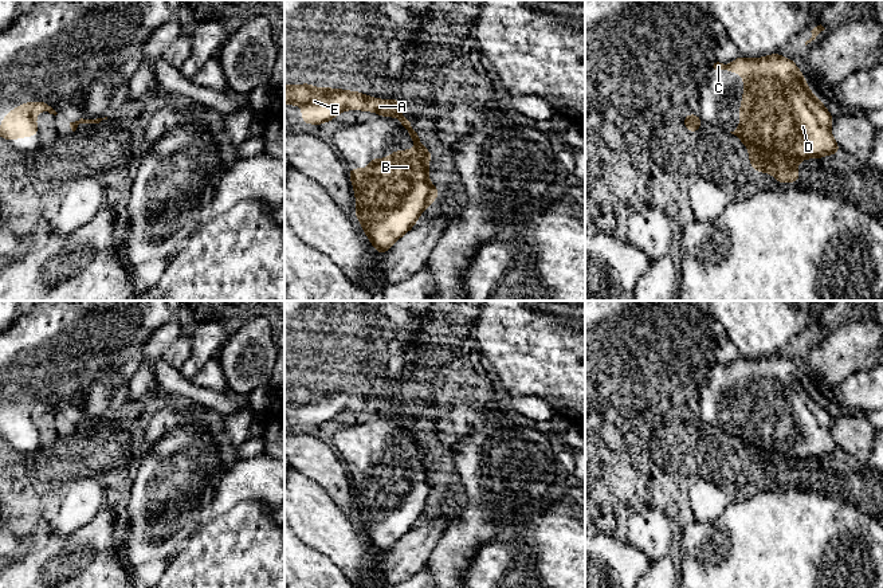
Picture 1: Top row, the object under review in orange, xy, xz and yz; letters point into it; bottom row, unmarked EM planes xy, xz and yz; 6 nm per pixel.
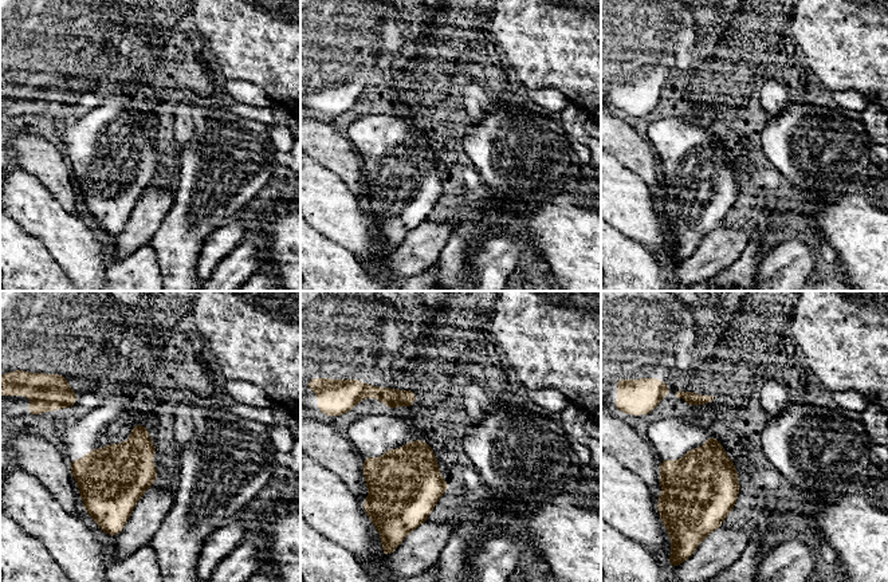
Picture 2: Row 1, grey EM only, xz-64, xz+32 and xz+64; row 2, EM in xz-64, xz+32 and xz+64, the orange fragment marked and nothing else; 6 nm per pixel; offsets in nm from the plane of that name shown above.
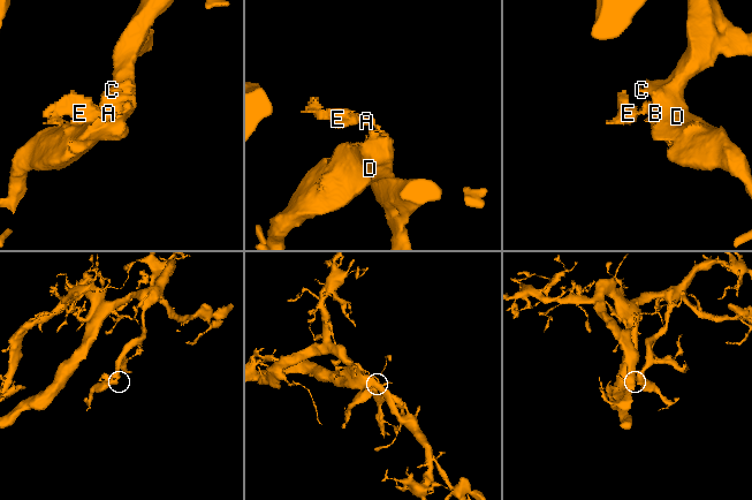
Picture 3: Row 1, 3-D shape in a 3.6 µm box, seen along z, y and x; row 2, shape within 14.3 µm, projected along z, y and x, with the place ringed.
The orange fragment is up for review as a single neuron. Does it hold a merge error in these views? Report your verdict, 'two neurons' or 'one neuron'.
two neurons

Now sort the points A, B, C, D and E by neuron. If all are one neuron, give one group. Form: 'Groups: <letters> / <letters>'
Groups: A E / B C D

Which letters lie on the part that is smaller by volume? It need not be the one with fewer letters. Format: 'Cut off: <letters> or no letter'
Cut off: A, E

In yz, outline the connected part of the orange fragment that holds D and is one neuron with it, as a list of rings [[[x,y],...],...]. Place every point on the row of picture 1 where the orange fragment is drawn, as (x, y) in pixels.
[[[780,52],[757,59],[739,55],[729,64],[717,62],[713,67],[743,75],[743,99],[741,111],[735,114],[742,124],[730,133],[746,145],[754,170],[773,173],[776,183],[797,183],[797,164],[801,160],[821,158],[840,152],[831,134],[833,117],[809,90],[804,72],[792,59],[781,56]]]

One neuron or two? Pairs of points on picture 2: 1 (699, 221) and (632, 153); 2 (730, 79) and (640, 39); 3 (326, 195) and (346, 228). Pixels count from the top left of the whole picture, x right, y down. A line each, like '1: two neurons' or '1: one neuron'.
1: two neurons
2: one neuron
3: one neuron

